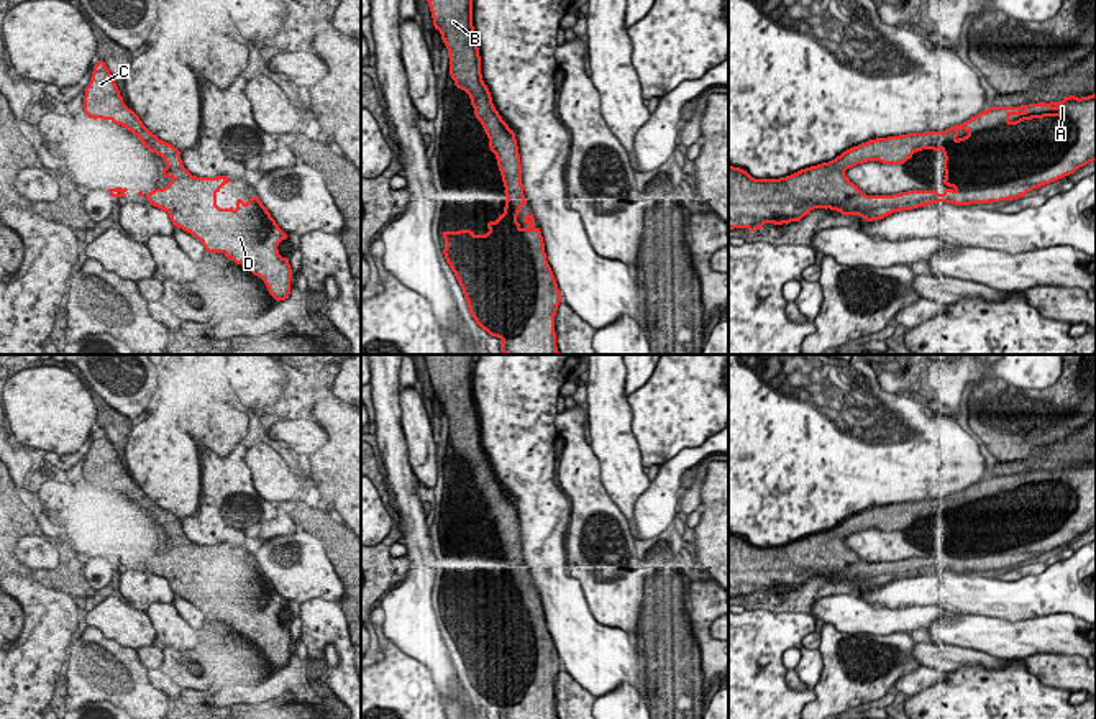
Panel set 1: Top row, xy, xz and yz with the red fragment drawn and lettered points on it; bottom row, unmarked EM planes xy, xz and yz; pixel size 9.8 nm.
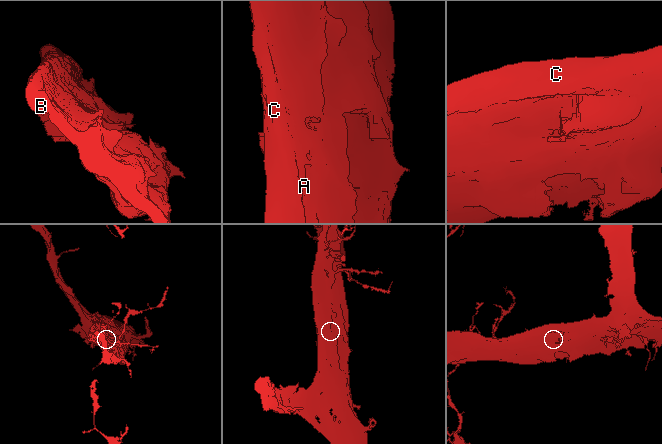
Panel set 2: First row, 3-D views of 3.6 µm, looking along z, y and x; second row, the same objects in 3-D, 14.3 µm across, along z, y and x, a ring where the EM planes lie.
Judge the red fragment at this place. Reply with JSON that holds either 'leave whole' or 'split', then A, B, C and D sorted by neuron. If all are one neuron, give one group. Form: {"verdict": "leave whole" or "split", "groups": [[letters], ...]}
{"verdict": "leave whole", "groups": [["A", "B", "C", "D"]]}

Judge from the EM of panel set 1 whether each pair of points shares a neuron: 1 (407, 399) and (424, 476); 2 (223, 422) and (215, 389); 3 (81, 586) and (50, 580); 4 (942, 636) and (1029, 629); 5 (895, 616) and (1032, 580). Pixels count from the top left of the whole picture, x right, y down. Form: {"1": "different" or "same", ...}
{"1": "same", "2": "different", "3": "same", "4": "same", "5": "different"}

